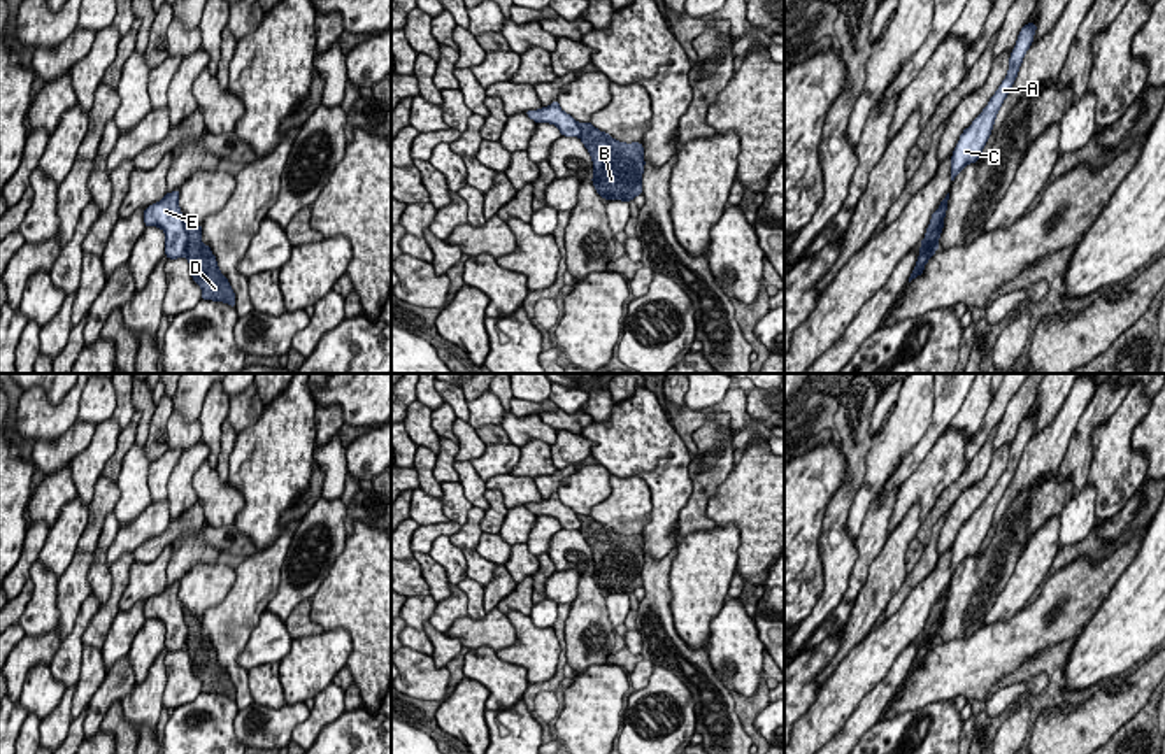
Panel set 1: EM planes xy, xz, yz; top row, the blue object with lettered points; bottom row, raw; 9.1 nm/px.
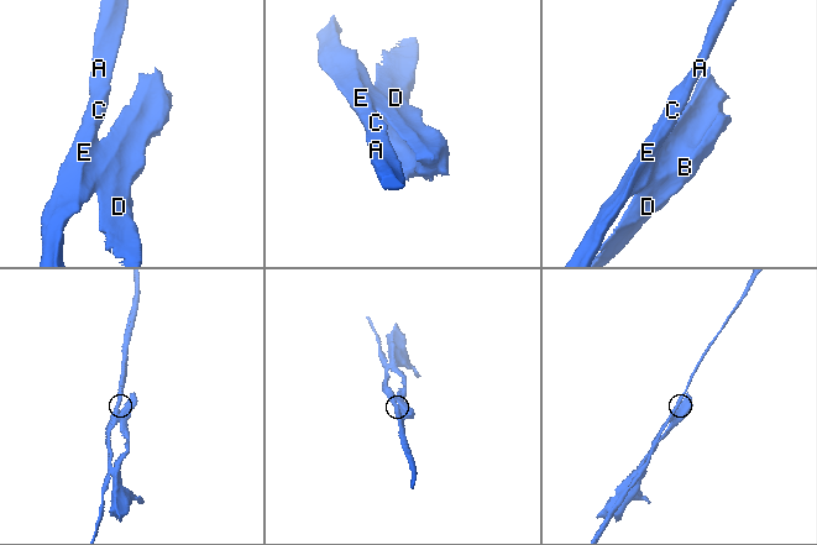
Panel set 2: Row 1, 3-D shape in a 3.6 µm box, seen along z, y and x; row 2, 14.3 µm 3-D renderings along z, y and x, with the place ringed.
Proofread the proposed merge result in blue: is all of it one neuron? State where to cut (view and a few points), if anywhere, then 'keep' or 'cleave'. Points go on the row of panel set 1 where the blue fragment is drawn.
xy (183, 220), (186, 234), (185, 255) | cleave

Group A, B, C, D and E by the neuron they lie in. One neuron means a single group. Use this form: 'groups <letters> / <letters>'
groups A C E / B D

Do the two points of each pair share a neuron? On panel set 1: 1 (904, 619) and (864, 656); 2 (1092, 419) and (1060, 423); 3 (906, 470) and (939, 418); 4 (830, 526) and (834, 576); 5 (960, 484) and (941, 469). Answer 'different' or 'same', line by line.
1: same
2: different
3: same
4: same
5: different

